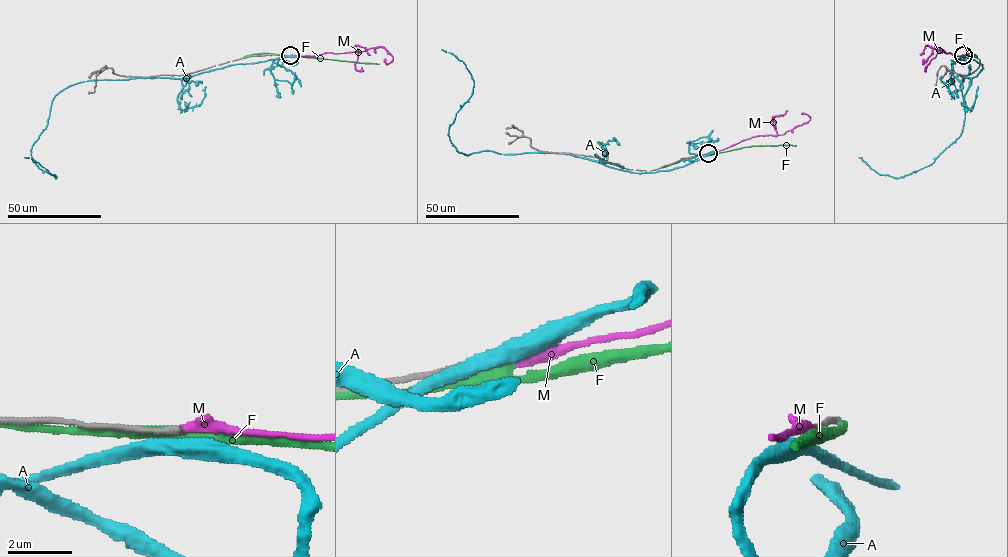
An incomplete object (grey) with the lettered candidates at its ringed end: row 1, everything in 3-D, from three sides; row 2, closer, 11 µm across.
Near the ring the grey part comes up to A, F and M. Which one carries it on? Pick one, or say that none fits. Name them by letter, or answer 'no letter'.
no letter

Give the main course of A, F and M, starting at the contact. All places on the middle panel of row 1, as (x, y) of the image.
A: (707, 153), (683, 166), (632, 173), (557, 152), (460, 153), (449, 127), (474, 80), (462, 61), (441, 49)
F: (706, 154), (756, 145), (796, 145)
M: (708, 154), (754, 137), (782, 134), (810, 119), (802, 114)

